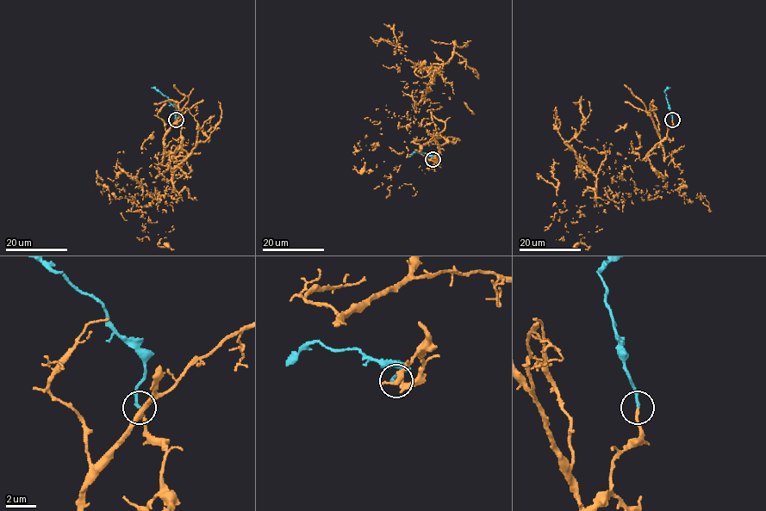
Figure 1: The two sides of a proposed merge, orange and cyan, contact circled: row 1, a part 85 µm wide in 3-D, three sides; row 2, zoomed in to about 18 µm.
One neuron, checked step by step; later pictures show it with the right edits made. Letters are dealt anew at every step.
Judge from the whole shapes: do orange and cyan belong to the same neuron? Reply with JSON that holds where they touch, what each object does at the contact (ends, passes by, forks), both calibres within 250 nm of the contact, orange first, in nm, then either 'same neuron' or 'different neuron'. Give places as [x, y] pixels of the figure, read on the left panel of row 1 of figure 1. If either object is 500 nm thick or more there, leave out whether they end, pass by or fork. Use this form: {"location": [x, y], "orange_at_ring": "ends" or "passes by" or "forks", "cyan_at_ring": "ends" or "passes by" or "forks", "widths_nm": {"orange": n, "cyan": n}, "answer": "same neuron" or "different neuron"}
{"location": [176, 120], "orange_at_ring": "ends", "cyan_at_ring": "ends", "widths_nm": {"orange": 190, "cyan": 190}, "answer": "same neuron"}

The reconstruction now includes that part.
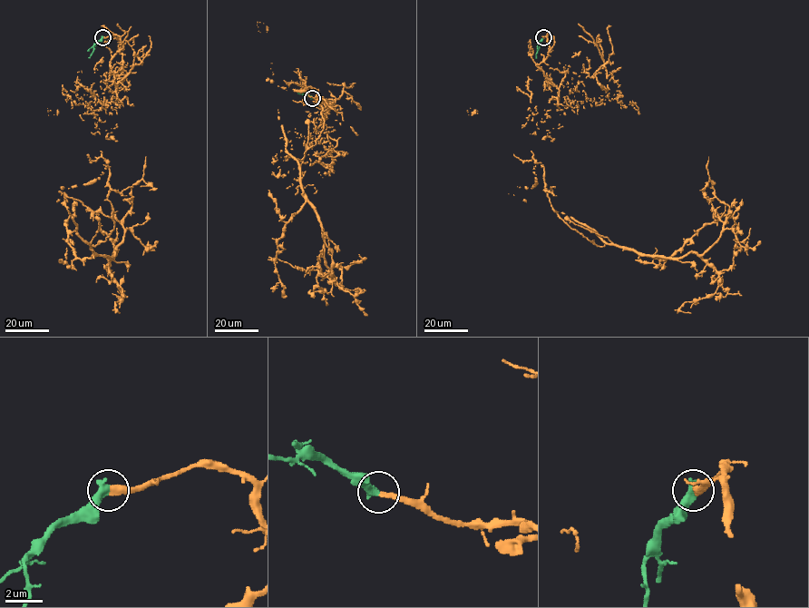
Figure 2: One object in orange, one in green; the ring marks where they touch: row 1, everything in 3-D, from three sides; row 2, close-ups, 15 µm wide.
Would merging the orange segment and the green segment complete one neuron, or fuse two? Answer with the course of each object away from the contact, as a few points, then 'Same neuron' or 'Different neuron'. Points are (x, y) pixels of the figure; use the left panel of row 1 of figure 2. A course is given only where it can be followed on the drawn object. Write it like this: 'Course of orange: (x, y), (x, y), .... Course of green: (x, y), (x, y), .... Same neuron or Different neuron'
Course of orange: (103, 37), (127, 63), (93, 110), (114, 220), (96, 254), (122, 240), (146, 157). Course of green: (103, 37), (93, 45), (88, 57). Same neuron

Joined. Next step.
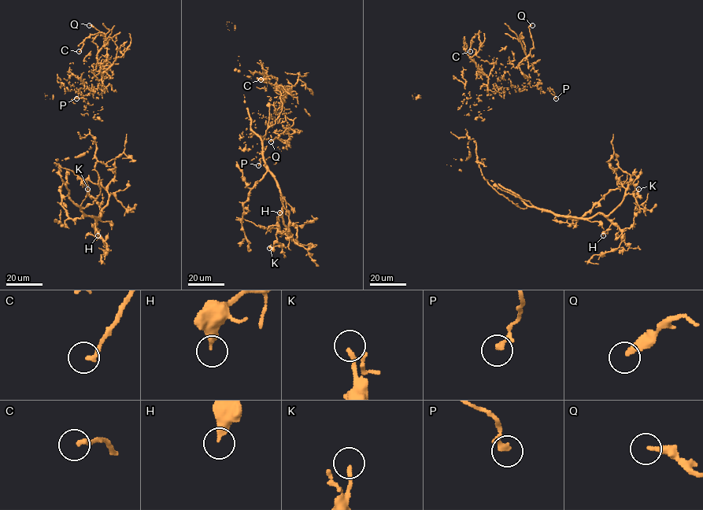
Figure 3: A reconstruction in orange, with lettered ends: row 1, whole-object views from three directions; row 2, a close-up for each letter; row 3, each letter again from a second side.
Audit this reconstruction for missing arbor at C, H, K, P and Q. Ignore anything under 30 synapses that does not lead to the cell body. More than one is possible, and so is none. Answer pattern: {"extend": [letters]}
{"extend": []}

